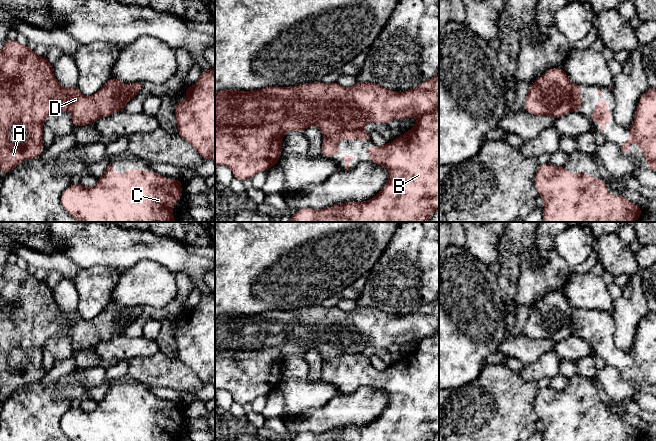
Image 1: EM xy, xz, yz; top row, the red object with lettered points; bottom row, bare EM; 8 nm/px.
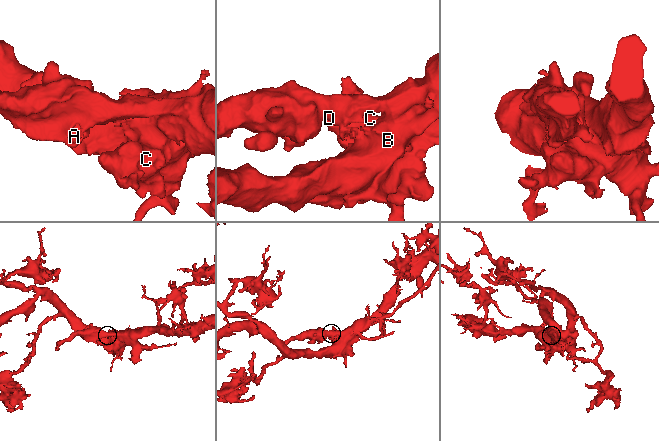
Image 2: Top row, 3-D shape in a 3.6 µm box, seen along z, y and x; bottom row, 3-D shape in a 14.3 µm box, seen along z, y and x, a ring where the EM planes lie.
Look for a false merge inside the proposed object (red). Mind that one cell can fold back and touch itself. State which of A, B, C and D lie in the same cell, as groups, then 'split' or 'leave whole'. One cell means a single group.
A D / B C; split

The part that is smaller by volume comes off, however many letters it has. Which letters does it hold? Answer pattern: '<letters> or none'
A, D

